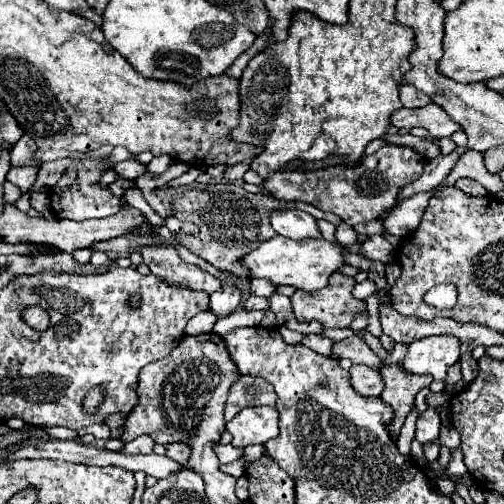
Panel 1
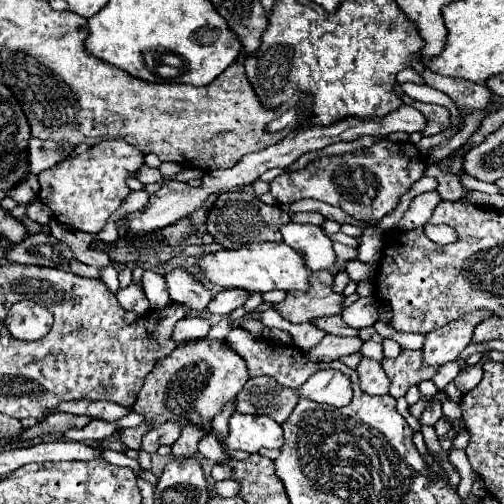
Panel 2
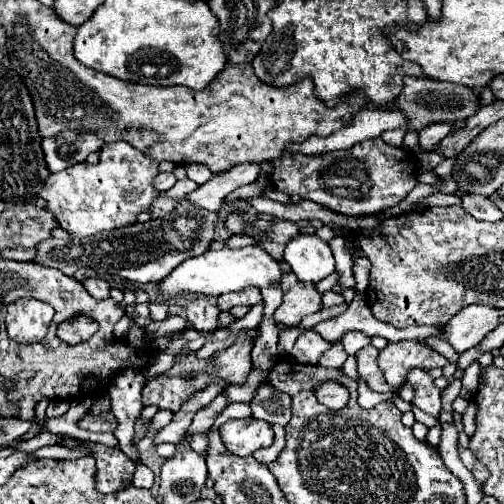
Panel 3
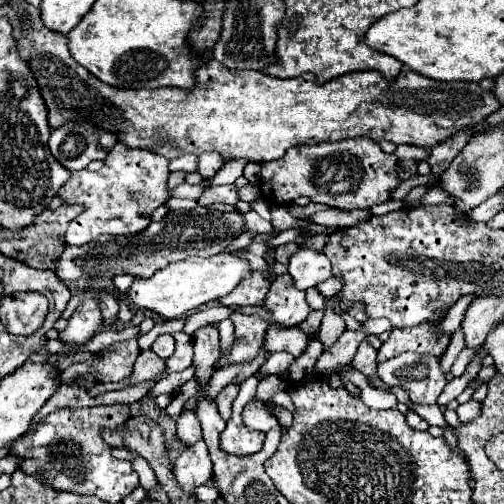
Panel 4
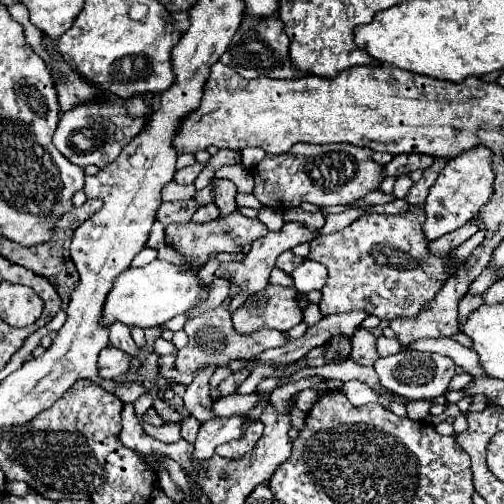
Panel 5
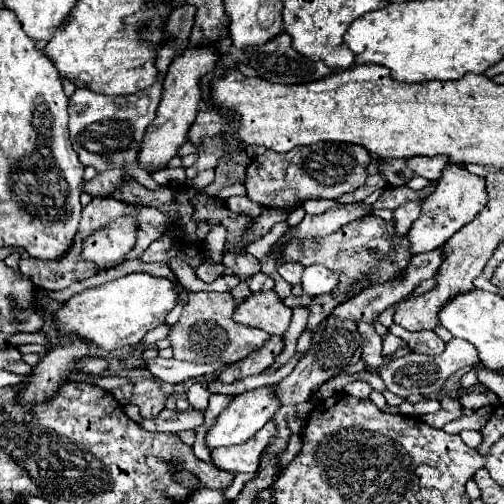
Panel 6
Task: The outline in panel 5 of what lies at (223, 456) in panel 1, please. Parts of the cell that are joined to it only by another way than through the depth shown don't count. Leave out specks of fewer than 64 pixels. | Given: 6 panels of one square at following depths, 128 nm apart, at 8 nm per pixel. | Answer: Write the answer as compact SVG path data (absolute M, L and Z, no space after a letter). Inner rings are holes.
M186 416L186 418L182 420L180 428L182 428L182 438L188 440L188 442L194 442L194 440L196 440L196 432L198 432L198 428L200 428L200 422L198 422L194 416Z

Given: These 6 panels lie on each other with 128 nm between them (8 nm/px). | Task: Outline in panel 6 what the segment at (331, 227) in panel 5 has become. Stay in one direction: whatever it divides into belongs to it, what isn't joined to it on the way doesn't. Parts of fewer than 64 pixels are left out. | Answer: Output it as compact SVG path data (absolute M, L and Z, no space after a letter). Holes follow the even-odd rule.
M428 184L426 188L422 190L410 190L408 186L402 186L402 188L386 188L386 192L372 204L372 210L380 210L380 208L390 208L390 210L396 210L398 206L402 206L404 202L408 200L414 200L414 198L426 198L430 192L434 190L434 184Z

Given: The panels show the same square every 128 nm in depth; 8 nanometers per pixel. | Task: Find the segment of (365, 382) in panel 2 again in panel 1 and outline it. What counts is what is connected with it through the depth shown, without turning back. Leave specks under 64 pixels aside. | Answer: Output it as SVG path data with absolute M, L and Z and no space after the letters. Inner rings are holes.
M352 366L350 368L350 384L360 396L380 396L384 390L384 382L380 372L368 366Z

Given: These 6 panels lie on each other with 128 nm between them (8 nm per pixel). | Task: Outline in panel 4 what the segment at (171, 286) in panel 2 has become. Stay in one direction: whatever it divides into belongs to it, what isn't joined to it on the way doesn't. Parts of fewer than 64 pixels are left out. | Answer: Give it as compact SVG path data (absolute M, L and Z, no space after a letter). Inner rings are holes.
M206 324L194 332L194 364L196 376L204 386L208 378L214 374L212 364L218 360L220 354L220 336L216 324Z

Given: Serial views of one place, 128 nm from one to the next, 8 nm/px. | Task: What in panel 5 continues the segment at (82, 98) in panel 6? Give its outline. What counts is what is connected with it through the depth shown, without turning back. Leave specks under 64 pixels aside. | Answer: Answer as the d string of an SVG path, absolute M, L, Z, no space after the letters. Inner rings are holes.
M102 92L102 100L106 100L106 102L90 104L90 106L76 106L70 112L66 112L60 118L60 124L52 136L52 142L62 152L62 156L80 168L86 168L88 164L96 164L98 168L104 168L120 154L120 150L144 126L142 118L128 116L120 98L112 96L110 92ZM170 182L168 186L164 186L164 192L162 192L162 200L164 200L164 202L192 200L194 196L196 196L196 188L194 188L194 184L190 184L190 186L182 186L182 184Z

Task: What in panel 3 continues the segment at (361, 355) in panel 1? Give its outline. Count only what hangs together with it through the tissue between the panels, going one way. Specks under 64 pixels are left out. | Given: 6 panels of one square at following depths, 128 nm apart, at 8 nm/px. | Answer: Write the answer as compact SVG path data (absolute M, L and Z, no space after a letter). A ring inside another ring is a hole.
M306 330L294 344L294 358L300 364L318 364L322 354L330 348L336 346L340 340L336 342L328 342L324 340L320 334L316 334L314 330Z

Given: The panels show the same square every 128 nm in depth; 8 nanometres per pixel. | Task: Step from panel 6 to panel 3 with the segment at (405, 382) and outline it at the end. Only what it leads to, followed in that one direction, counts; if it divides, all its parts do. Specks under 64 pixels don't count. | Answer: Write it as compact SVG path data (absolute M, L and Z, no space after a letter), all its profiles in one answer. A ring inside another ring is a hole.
M414 368L408 374L408 380L414 384L414 400L412 404L418 406L422 412L438 418L440 410L442 410L442 402L440 402L440 390L432 384L432 378L428 372Z

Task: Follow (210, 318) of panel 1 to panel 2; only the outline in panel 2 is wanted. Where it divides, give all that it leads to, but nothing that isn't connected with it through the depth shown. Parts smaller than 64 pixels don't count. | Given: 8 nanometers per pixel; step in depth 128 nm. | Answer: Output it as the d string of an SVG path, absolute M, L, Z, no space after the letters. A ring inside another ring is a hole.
M202 314L186 316L184 320L178 320L178 322L176 322L176 328L174 328L172 338L174 338L176 342L184 342L184 340L198 340L198 338L208 336L210 328L212 328L212 324L210 324L208 316L202 316Z

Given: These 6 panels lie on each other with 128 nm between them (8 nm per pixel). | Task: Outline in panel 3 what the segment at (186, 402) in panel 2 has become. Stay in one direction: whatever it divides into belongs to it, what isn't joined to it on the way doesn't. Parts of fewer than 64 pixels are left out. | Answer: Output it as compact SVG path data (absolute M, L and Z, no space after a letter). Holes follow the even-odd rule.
M238 338L230 348L214 352L210 358L198 358L196 352L190 352L188 356L180 356L172 368L168 368L164 374L146 380L144 390L142 390L142 404L144 406L158 406L160 410L170 410L178 412L180 406L204 390L208 384L222 380L226 386L240 386L248 378L252 370L252 360L250 360L250 350L252 350L252 340Z

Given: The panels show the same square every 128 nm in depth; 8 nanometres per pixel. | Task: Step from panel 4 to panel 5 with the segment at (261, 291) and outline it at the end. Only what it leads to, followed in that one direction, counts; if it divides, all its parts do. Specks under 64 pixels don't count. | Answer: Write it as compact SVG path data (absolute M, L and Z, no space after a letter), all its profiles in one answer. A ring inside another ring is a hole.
M288 222L278 232L268 232L266 236L254 240L250 252L246 254L246 260L244 262L228 262L228 264L222 264L222 270L224 270L222 276L230 280L230 298L234 298L240 292L248 292L252 296L252 294L264 290L270 284L270 272L276 266L276 258L280 256L280 252L290 250L290 248L302 244L302 242L310 242L310 240L314 240L316 234L318 232L312 232L312 230L304 228L302 224Z

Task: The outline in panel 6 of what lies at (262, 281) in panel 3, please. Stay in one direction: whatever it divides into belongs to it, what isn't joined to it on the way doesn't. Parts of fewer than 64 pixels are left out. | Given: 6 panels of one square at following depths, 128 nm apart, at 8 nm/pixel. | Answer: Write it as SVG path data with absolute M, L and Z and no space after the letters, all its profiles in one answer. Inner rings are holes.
M138 272L76 294L56 314L56 324L62 332L86 338L104 352L110 352L124 346L136 346L148 330L164 324L176 302L178 292L172 280Z

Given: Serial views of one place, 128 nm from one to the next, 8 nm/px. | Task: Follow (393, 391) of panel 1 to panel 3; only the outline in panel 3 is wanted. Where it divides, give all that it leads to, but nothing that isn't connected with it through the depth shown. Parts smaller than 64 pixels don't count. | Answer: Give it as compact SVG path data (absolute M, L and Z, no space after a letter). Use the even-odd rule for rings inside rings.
M408 340L390 342L384 350L380 350L380 356L378 356L378 366L384 372L386 382L394 390L398 390L404 384L412 368L432 370L432 368L444 368L446 364L448 360L442 354L430 350L424 344L408 342Z

